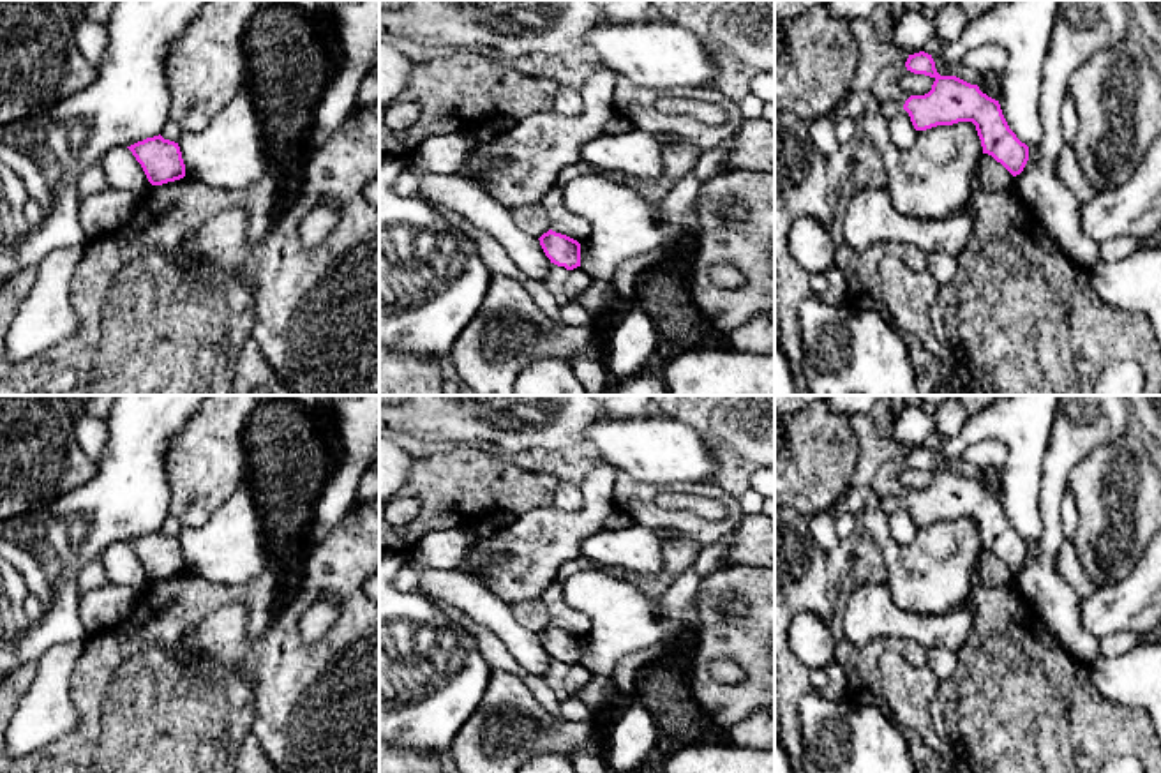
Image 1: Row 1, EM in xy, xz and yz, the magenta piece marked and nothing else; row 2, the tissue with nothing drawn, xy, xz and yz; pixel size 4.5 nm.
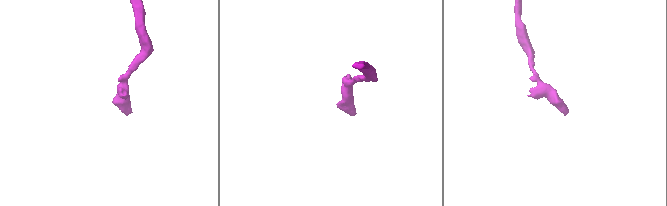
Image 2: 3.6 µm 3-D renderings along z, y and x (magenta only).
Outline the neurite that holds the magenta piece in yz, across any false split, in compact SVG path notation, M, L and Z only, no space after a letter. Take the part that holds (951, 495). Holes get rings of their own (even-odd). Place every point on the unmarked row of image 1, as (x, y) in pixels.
M925 447L909 450L905 462L914 469L935 475L928 489L910 491L903 499L916 526L972 517L983 549L992 551L1013 572L1023 567L1029 556L1029 542L1009 524L999 496L983 489L977 480L956 471L940 471L932 450Z

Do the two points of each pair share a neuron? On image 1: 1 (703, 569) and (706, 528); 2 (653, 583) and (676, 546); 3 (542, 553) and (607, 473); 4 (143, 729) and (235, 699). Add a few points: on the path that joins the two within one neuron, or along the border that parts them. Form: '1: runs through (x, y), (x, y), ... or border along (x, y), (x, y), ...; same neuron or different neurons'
1: border along (726, 539), (703, 546); different neurons
2: runs through (664, 576), (674, 565), (676, 556); same neuron
3: runs through (563, 533), (599, 502), (599, 495); same neuron
4: runs through (166, 726), (179, 717), (212, 706); same neuron

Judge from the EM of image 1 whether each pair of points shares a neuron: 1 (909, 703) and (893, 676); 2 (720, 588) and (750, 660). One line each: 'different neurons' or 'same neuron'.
1: same neuron
2: same neuron

